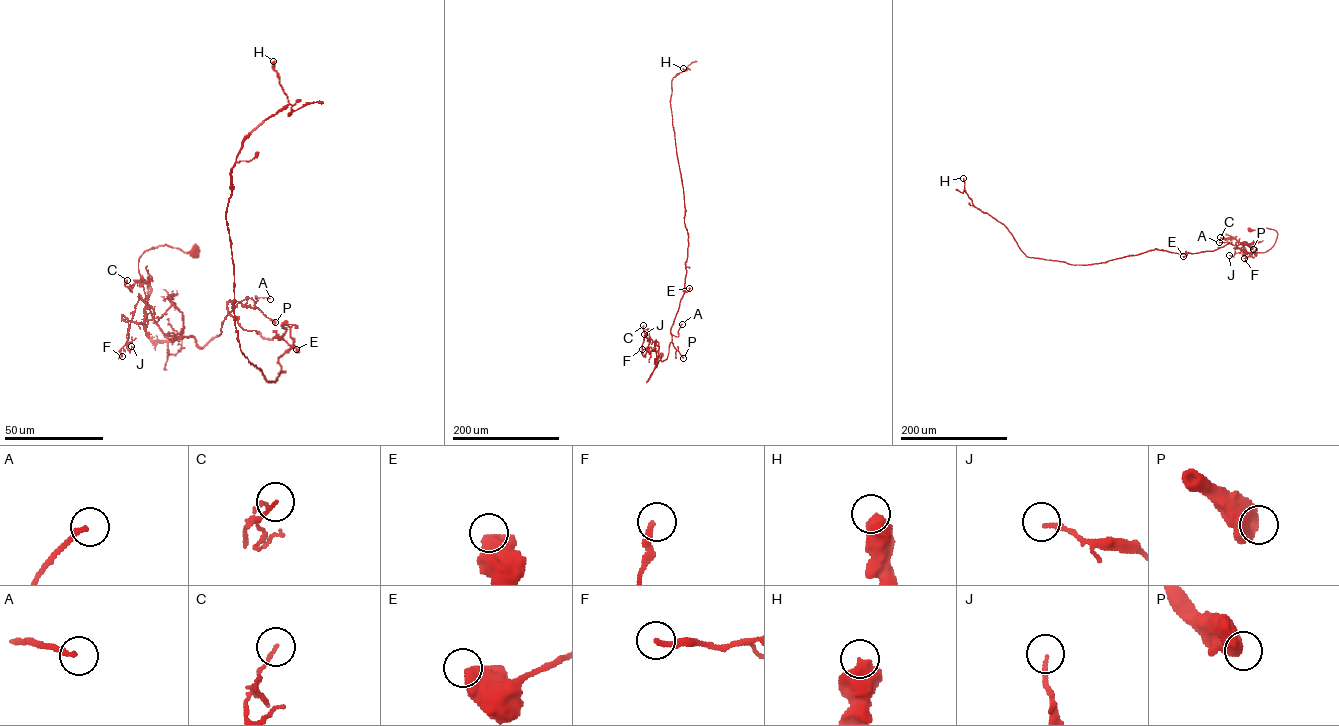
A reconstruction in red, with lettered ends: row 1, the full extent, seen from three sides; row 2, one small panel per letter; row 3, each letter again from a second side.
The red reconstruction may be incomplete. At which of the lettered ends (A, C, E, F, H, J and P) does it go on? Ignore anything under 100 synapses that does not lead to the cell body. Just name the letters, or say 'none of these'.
none of these

